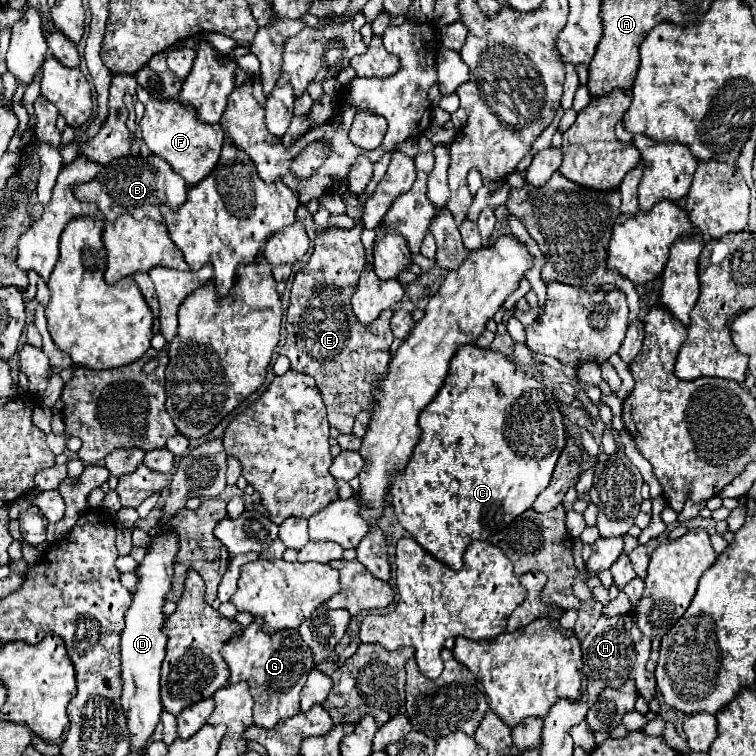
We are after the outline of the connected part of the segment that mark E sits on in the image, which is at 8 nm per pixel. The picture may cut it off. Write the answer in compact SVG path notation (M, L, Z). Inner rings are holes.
M357 221L352 229L326 229L316 235L314 241L314 253L310 261L296 273L290 293L290 307L286 311L286 343L280 349L280 355L286 355L292 363L294 371L312 375L322 391L324 405L328 409L328 421L332 427L336 427L340 433L352 433L354 417L360 409L372 411L372 381L380 379L380 373L388 369L390 361L390 345L394 341L394 335L390 331L390 319L393 311L383 311L378 319L370 325L360 325L354 317L354 311L350 307L350 299L356 291L360 273L366 265L366 251L360 241L360 231L364 228L363 222Z

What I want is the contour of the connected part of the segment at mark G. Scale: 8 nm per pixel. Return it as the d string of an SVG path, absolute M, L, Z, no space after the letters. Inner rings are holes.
M256 617L240 637L234 637L228 645L224 645L220 653L230 669L228 685L246 681L250 687L250 693L254 697L254 717L256 727L272 729L276 723L294 717L298 713L300 701L298 693L304 687L312 665L312 651L302 641L298 629L284 629L284 633L264 633L262 621Z

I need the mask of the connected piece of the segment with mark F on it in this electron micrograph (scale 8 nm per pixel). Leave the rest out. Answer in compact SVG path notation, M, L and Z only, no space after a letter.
M138 89L138 99L144 103L144 117L142 117L142 133L146 137L148 149L170 163L170 167L184 177L188 189L198 185L210 171L216 167L222 151L224 131L220 125L202 123L192 109L180 105L180 101L152 101L144 89Z

